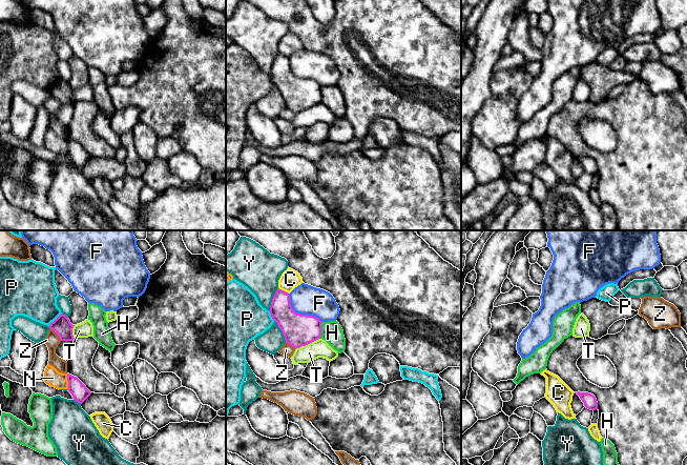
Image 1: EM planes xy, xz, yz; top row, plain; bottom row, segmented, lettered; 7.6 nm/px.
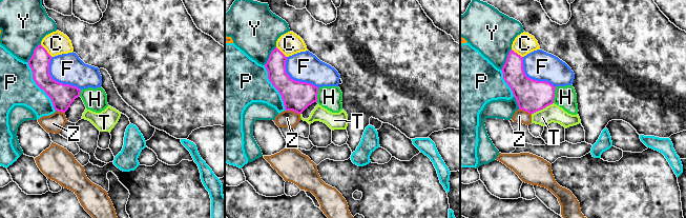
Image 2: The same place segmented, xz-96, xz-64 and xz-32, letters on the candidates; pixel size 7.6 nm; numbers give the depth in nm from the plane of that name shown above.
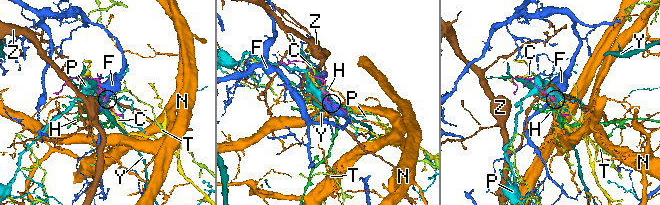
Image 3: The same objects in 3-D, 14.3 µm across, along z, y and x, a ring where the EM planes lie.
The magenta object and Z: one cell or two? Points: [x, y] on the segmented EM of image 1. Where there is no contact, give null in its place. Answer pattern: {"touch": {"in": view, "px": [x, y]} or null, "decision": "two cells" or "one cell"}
{"touch": {"in": "xy", "px": [56, 332]}, "decision": "two cells"}

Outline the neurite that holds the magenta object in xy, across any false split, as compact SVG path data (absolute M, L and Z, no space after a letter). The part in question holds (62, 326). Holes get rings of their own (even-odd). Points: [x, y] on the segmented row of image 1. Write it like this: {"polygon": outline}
{"polygon": "M61 314L54 322L50 323L49 328L53 329L61 341L74 341L72 325L65 315Z"}

